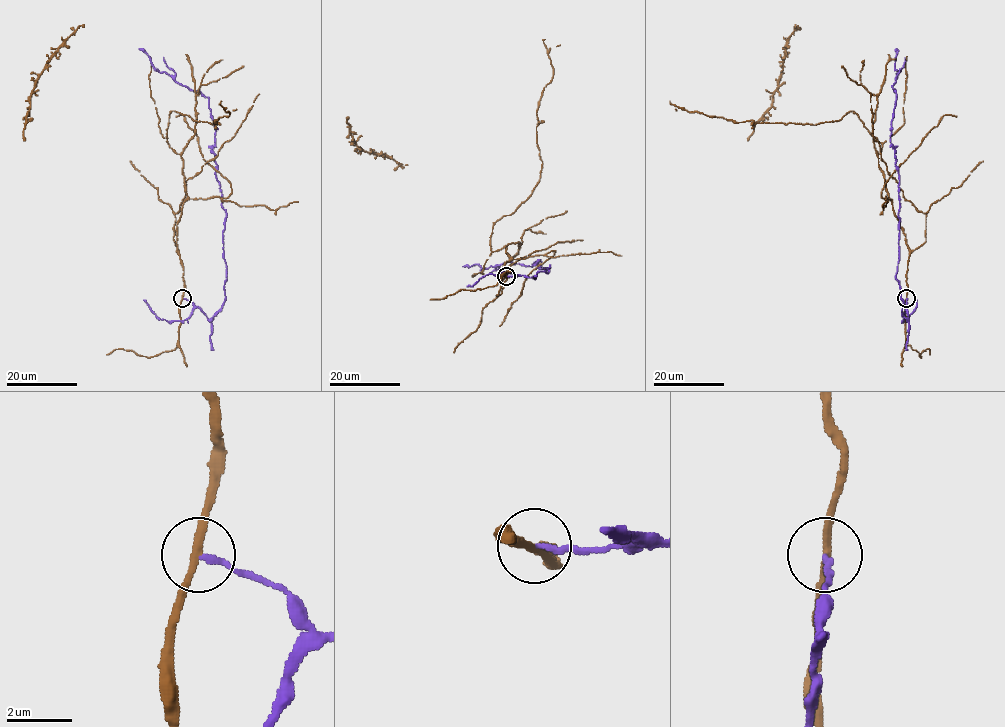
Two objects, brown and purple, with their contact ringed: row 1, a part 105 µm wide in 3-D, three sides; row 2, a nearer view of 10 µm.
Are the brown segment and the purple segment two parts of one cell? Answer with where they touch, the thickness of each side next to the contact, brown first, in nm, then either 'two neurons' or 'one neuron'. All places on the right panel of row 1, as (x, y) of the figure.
at (906, 298); 220 nm thick on the brown side, 160 nm on the other; two neurons

